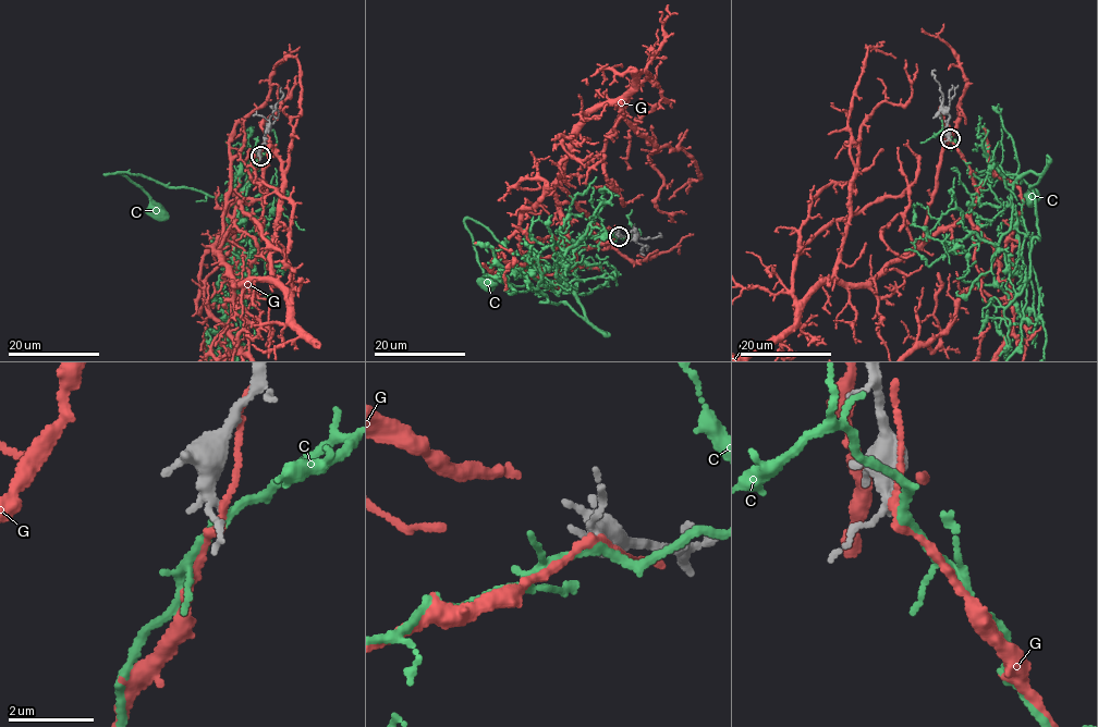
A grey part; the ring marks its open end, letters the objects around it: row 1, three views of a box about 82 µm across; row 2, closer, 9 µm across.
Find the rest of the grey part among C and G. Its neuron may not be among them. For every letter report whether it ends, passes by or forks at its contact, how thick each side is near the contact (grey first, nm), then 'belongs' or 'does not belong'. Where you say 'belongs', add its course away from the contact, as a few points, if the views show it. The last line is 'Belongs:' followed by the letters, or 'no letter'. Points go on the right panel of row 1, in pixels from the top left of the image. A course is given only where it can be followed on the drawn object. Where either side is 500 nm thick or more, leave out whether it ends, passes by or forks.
C: it passes by | 200/170 nm | does not belong
G: it passes by | 260/170 nm | does not belong
Belongs: no letter

